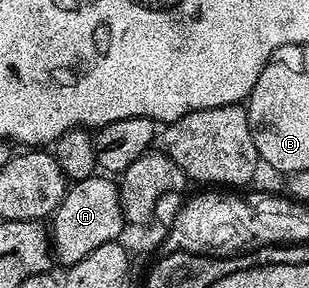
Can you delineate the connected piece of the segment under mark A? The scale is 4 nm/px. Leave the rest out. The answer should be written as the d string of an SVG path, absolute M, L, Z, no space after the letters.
M96 175L74 182L65 192L65 197L54 211L49 225L56 262L63 264L63 267L76 265L102 244L120 240L126 224L119 186L112 178Z

